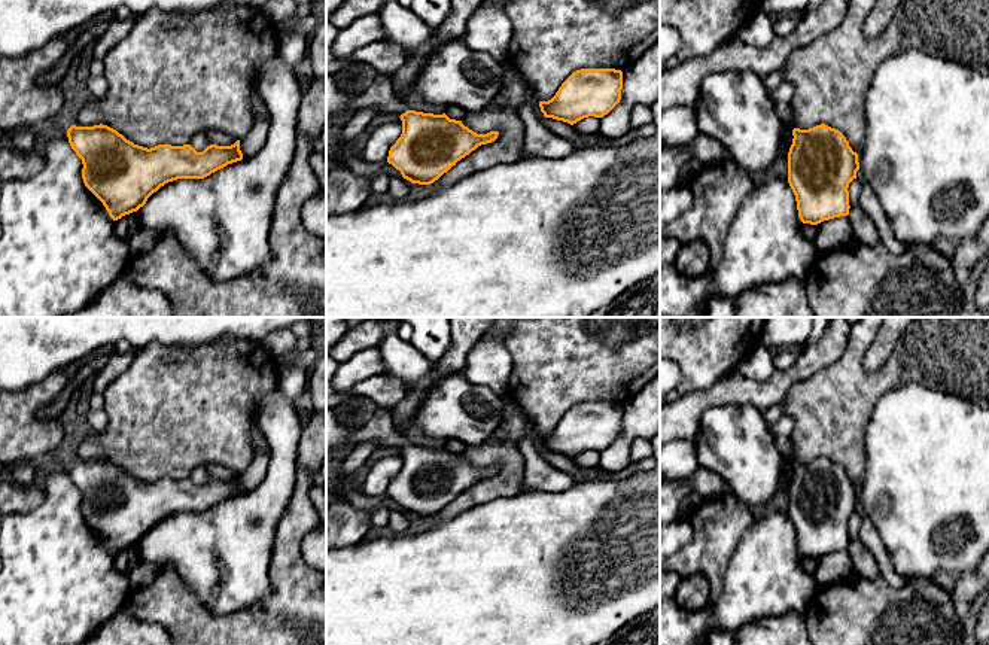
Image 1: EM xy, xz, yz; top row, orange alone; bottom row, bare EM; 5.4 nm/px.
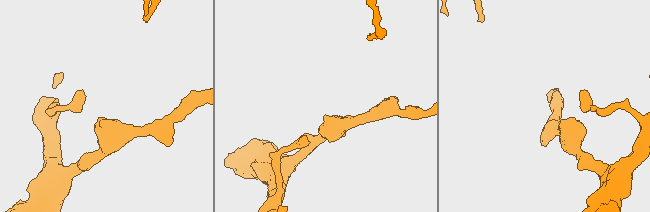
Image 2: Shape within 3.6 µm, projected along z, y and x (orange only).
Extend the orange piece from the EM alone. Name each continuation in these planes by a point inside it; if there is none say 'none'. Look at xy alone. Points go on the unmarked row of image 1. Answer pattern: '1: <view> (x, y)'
none

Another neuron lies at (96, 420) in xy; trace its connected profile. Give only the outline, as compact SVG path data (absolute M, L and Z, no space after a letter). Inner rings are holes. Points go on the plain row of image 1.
M89 408L83 426L91 433L100 433L103 432L109 425L109 419L103 410L92 410Z

